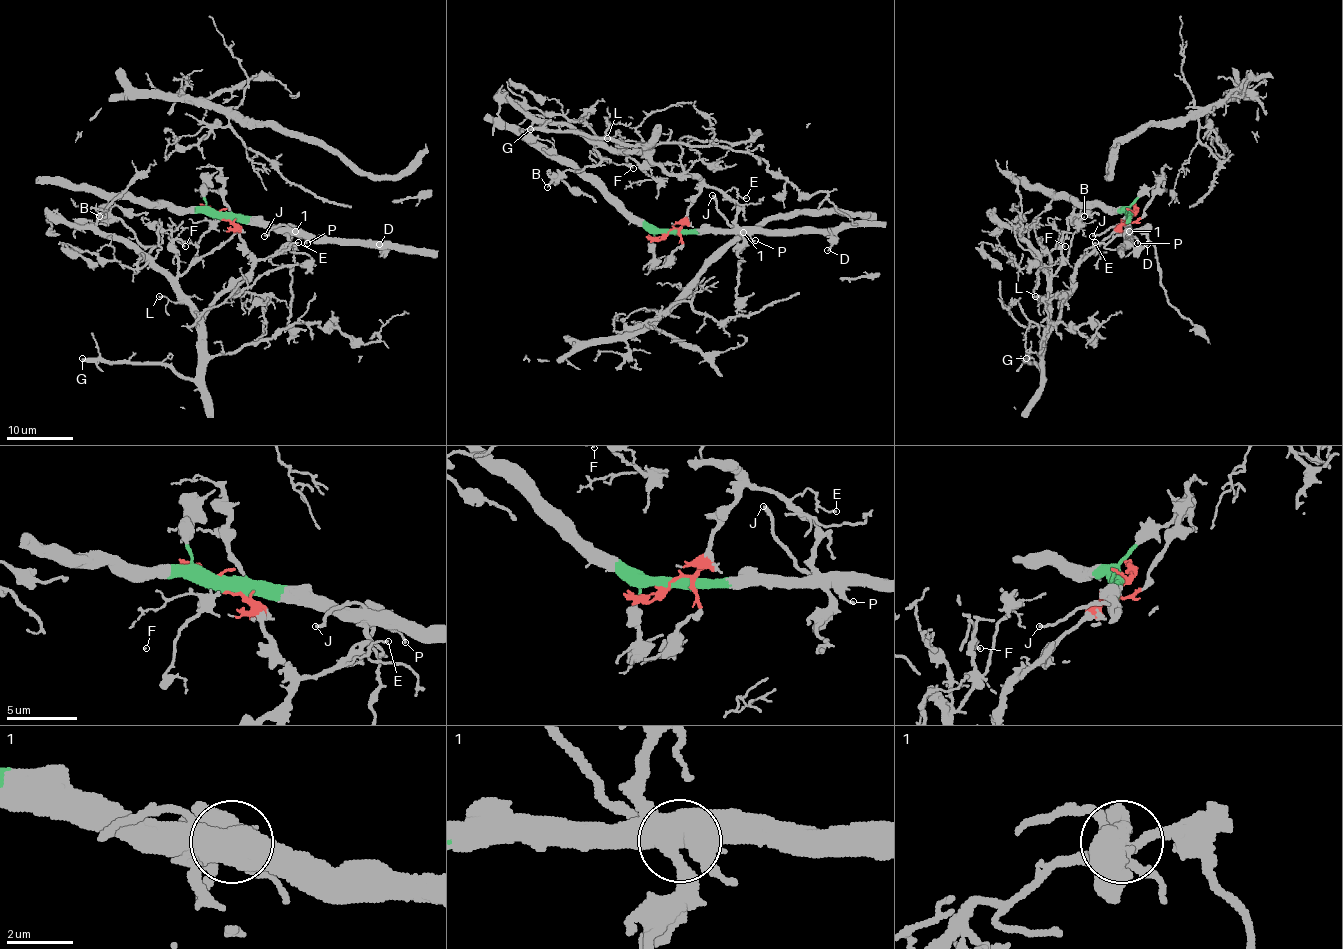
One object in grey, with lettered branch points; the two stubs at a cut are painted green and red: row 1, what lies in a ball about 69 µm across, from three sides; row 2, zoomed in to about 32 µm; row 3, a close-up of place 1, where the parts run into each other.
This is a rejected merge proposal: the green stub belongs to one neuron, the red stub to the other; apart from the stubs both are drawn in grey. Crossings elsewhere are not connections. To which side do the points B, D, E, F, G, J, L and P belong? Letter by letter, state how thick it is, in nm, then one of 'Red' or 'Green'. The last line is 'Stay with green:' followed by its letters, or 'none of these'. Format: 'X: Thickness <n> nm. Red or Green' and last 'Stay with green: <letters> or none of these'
B: Thickness 90 nm. Red
D: Thickness 140 nm. Green
E: Thickness 120 nm. Red
F: Thickness 160 nm. Red
G: Thickness 340 nm. Red
J: Thickness 220 nm. Green
L: Thickness 140 nm. Red
P: Thickness 160 nm. Green
Stay with green: D, J, P

